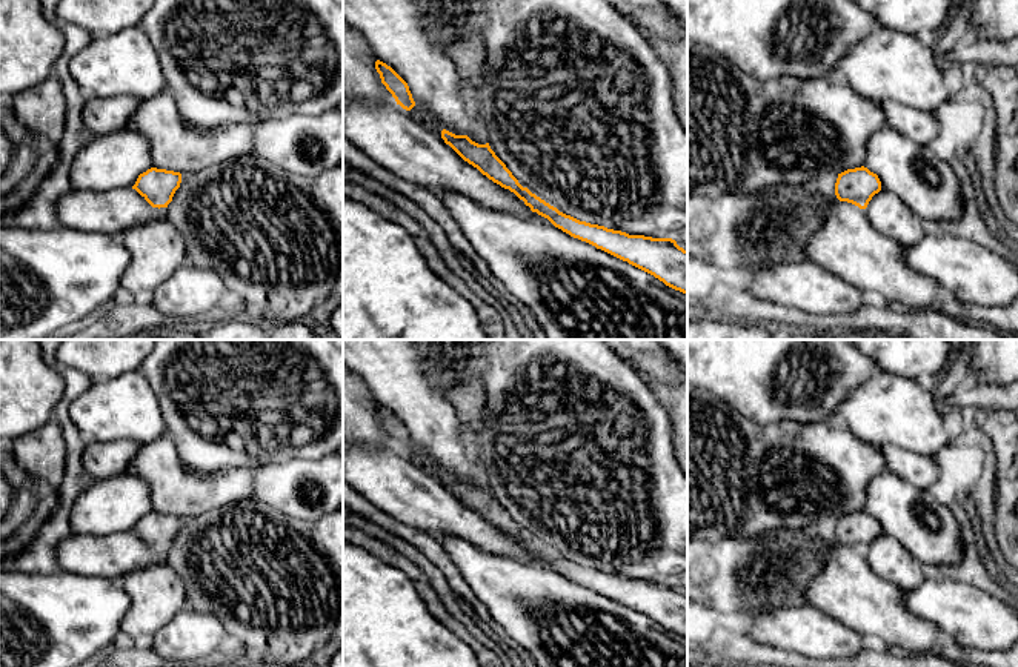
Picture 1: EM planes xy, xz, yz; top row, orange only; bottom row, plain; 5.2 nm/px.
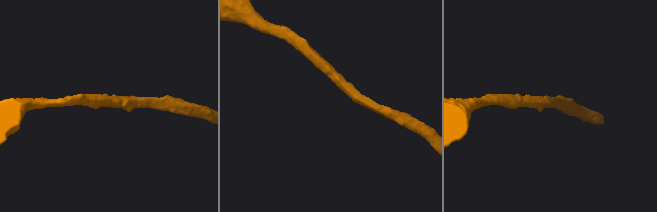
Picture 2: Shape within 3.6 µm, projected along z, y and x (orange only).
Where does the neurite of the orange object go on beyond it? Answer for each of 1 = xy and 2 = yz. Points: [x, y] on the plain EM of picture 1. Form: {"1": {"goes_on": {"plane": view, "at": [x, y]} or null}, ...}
{"1": {"goes_on": null}, "2": {"goes_on": null}}

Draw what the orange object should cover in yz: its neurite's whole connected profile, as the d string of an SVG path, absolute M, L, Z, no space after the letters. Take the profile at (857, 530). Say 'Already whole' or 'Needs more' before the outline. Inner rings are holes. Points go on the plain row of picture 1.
Already whole. M867 512L847 513L838 518L835 539L840 546L847 546L860 553L866 553L875 538L881 535L881 526L877 518Z

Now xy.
Already whole. M151 512L138 519L132 533L135 533L152 552L160 553L168 552L180 527L180 516Z

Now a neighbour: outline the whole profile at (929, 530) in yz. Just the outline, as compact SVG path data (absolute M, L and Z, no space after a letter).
M890 472L869 483L864 512L924 567L955 566L964 556L953 507L933 503Z

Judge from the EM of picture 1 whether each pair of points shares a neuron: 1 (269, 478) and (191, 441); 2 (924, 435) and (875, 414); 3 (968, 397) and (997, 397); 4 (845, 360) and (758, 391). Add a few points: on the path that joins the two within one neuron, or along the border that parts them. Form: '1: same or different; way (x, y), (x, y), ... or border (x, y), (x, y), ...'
1: different; border (289, 460), (266, 463), (252, 469)
2: same; way (912, 423), (903, 414), (888, 414)
3: same; way (975, 397), (989, 397)
4: same; way (834, 388), (825, 398), (821, 409), (786, 409)

